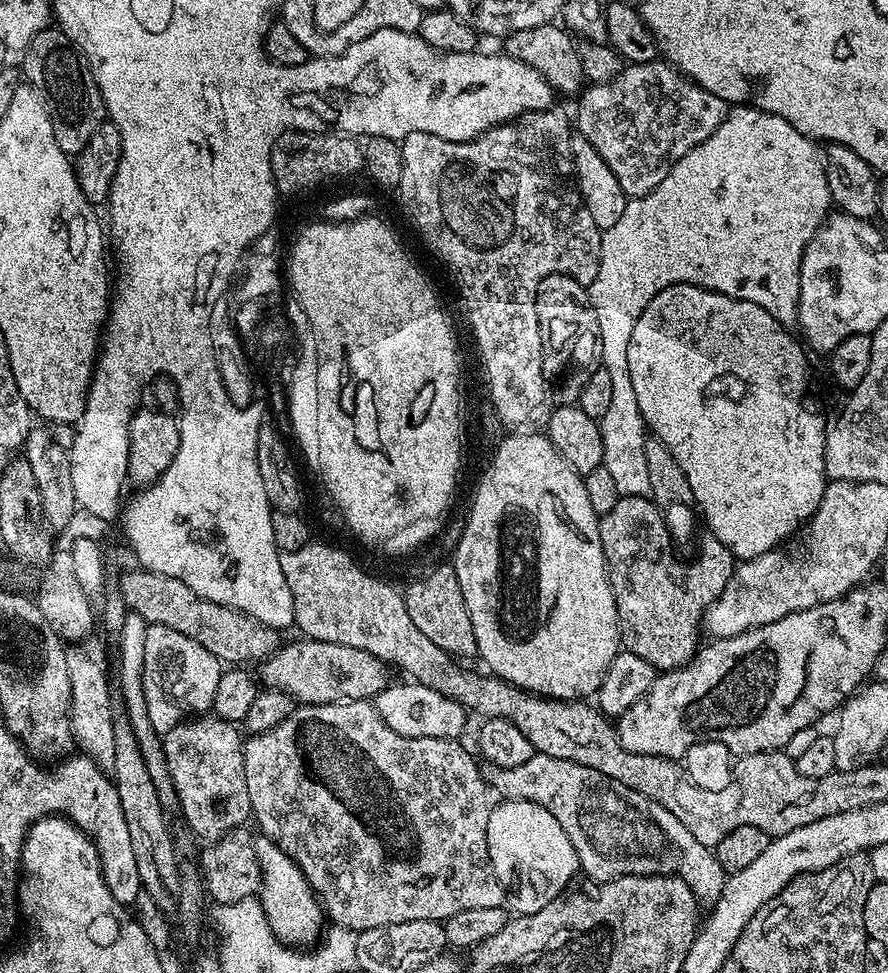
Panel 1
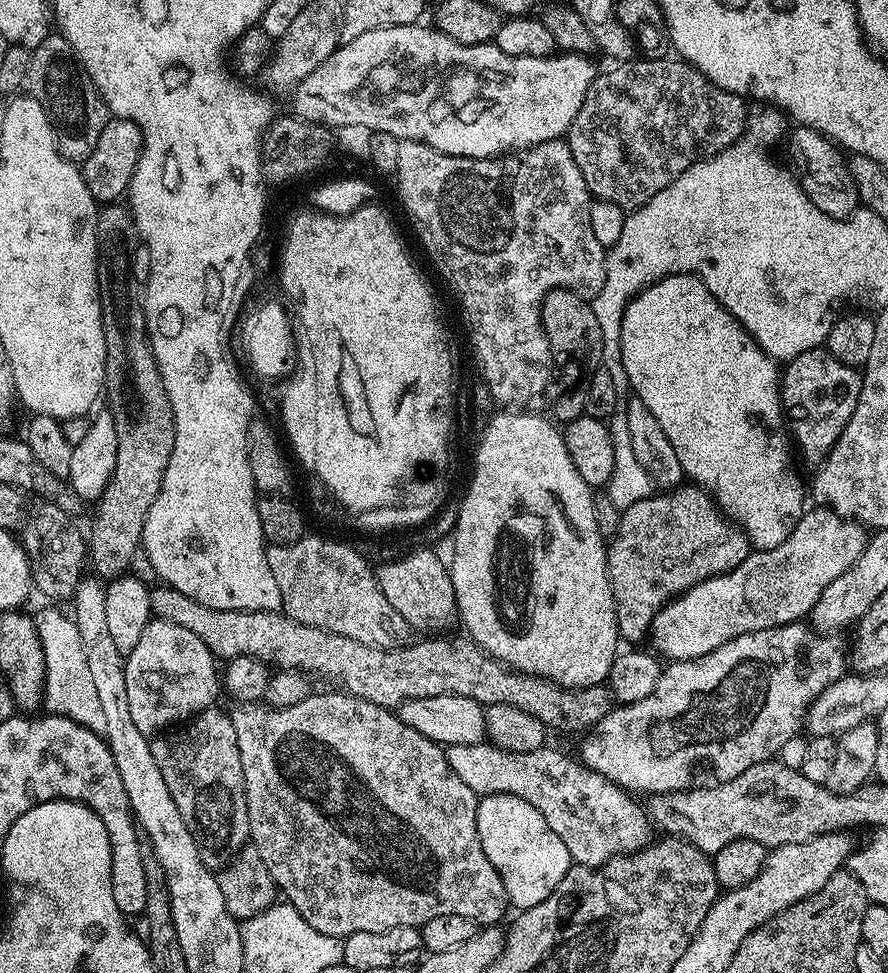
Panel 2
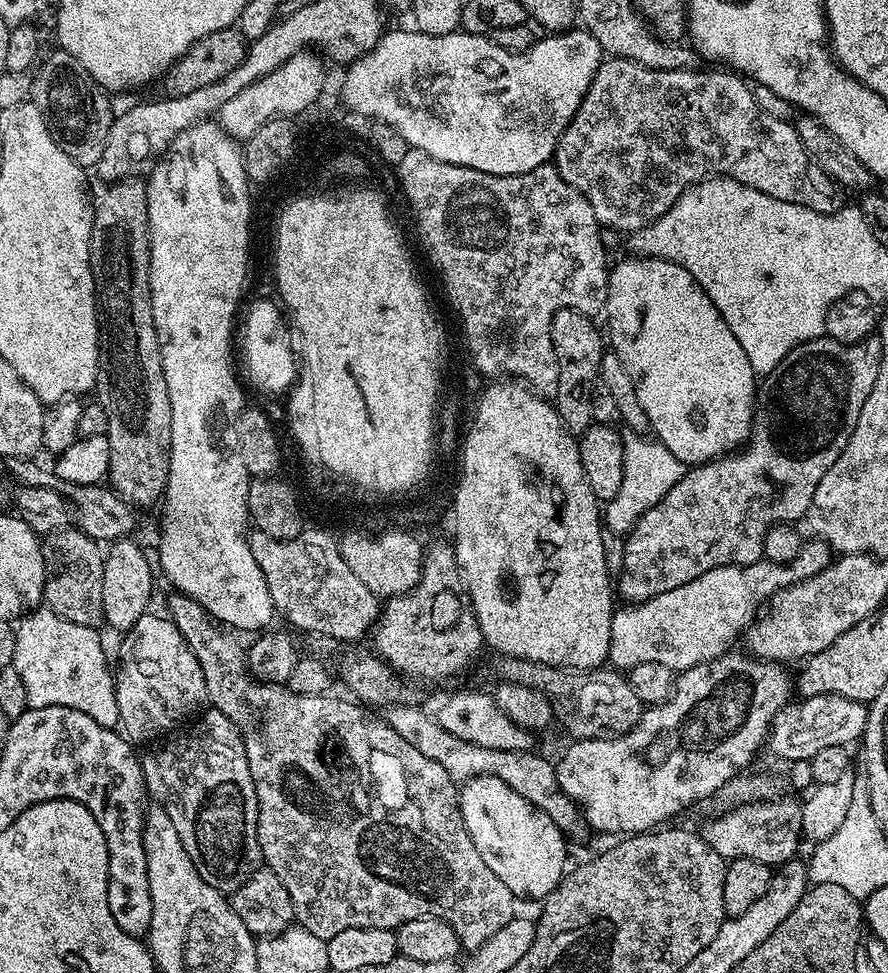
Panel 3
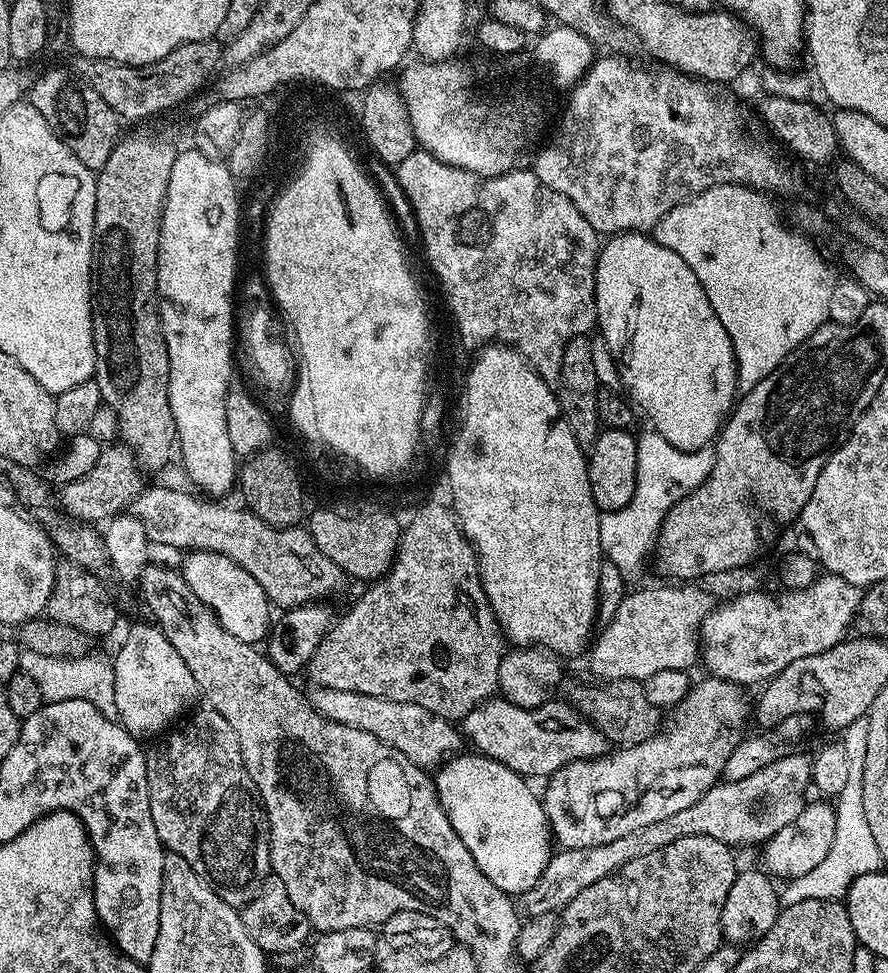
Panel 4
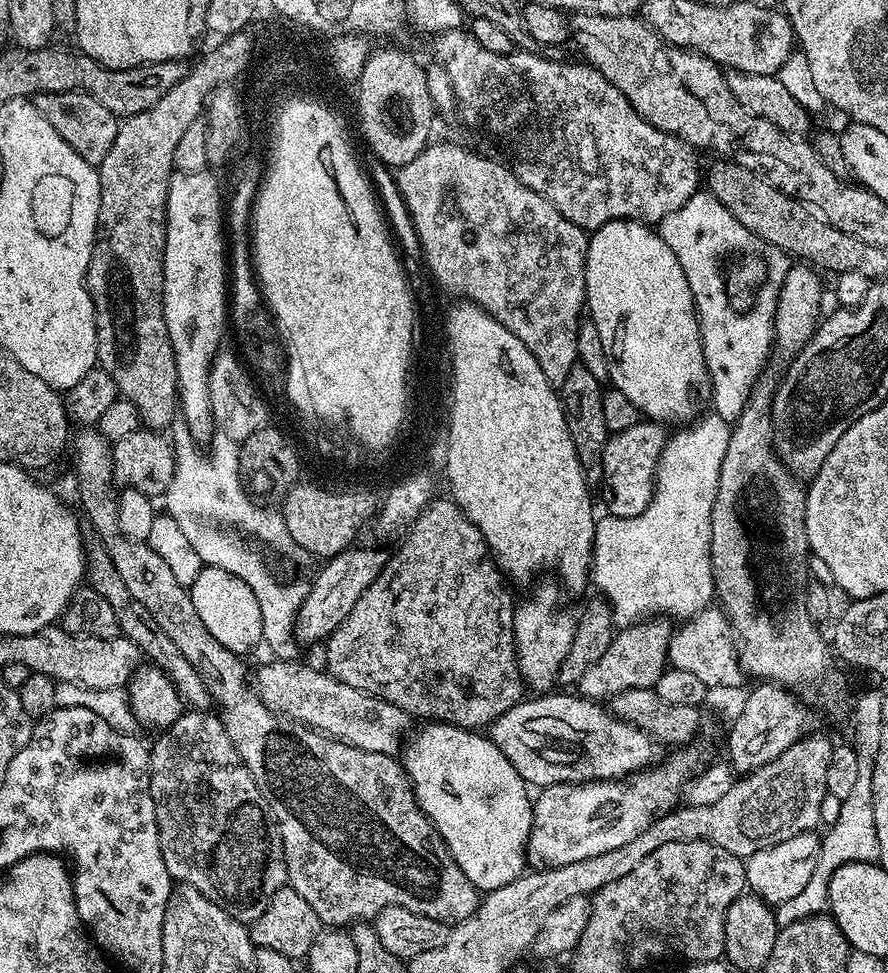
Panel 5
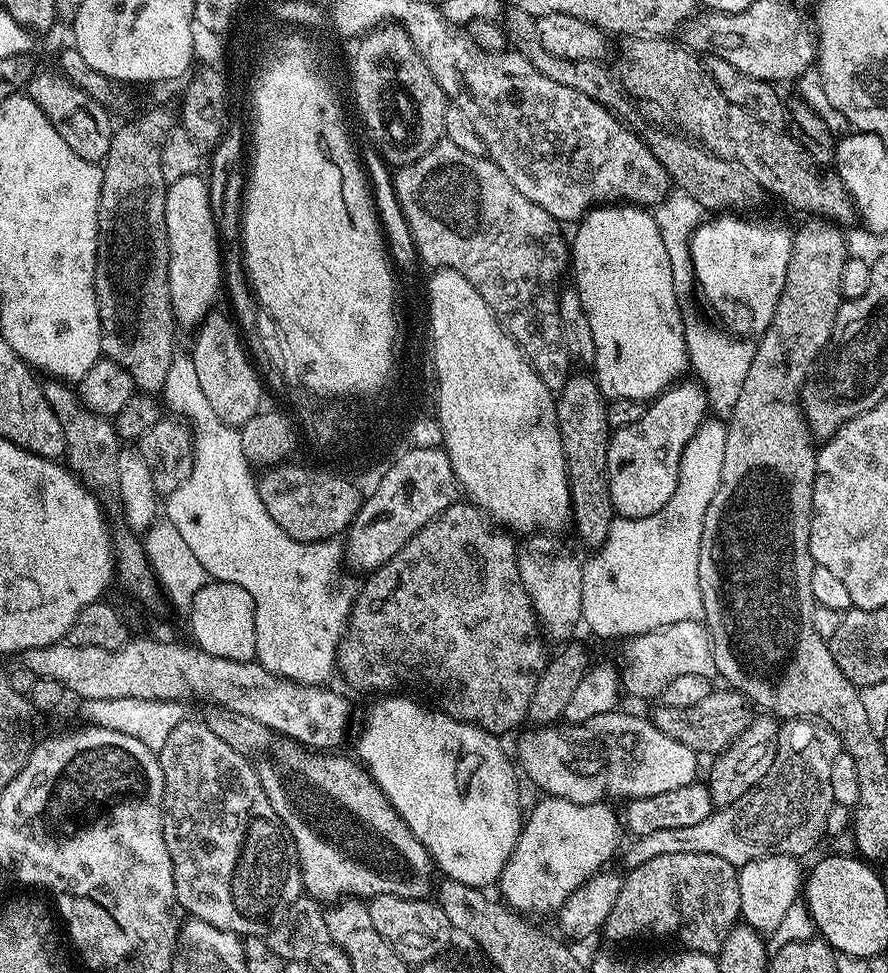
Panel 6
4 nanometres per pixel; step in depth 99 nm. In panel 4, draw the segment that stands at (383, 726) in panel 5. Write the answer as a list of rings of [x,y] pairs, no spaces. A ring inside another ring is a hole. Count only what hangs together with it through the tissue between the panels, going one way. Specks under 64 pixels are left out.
[[[313,687],[311,691],[310,703],[317,712],[334,722],[374,734],[374,738],[386,742],[386,746],[394,746],[394,750],[406,754],[414,766],[436,770],[445,760],[452,759],[461,751],[461,729],[453,721],[443,720],[438,714],[430,714],[430,710],[422,710],[422,706],[414,706],[410,702],[390,702],[390,698],[358,694],[350,690]]]

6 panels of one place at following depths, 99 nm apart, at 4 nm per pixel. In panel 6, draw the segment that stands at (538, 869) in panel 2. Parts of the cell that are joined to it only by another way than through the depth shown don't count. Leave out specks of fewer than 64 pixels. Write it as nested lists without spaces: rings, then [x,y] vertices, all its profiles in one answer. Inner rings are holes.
[[[384,694],[379,697],[380,700],[377,702],[376,705],[373,706],[372,709],[368,712],[368,717],[364,720],[364,729],[360,732],[360,737],[356,740],[356,752],[354,751],[354,756],[359,763],[363,764],[365,768],[367,768],[370,775],[372,775],[372,780],[374,783],[379,786],[379,788],[382,790],[382,794],[386,794],[386,798],[391,802],[391,804],[394,806],[394,810],[396,813],[398,813],[401,818],[406,822],[406,826],[410,826],[410,830],[414,834],[414,838],[418,838],[418,842],[422,842],[422,846],[426,846],[426,850],[428,853],[432,856],[432,863],[435,865],[437,869],[440,868],[442,871],[444,871],[443,875],[447,877],[447,879],[450,880],[457,880],[458,882],[462,882],[466,886],[474,886],[475,888],[480,889],[487,889],[487,884],[495,885],[497,881],[500,879],[500,875],[502,874],[502,870],[506,866],[506,862],[510,858],[510,854],[514,850],[514,846],[516,845],[516,840],[520,837],[520,829],[522,827],[522,812],[520,816],[520,784],[518,781],[516,781],[516,772],[517,769],[514,767],[512,769],[512,764],[510,761],[508,761],[508,756],[506,753],[504,753],[504,748],[502,745],[500,745],[501,737],[499,735],[487,732],[486,730],[482,730],[478,726],[474,726],[473,724],[467,724],[466,722],[462,722],[461,720],[455,720],[452,716],[447,716],[445,712],[437,710],[435,707],[427,708],[424,703],[421,702],[419,699],[413,698],[411,695],[408,694]]]

